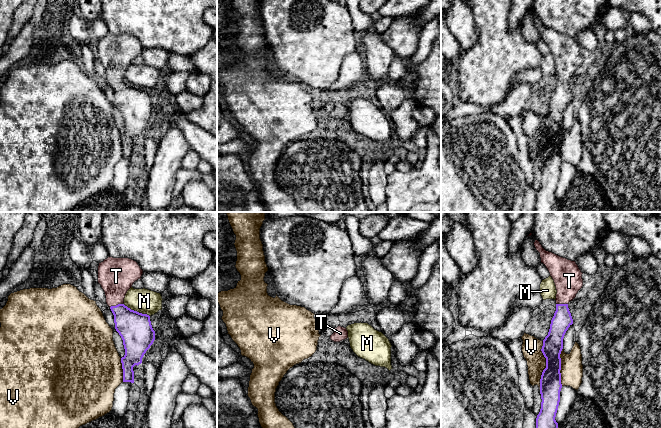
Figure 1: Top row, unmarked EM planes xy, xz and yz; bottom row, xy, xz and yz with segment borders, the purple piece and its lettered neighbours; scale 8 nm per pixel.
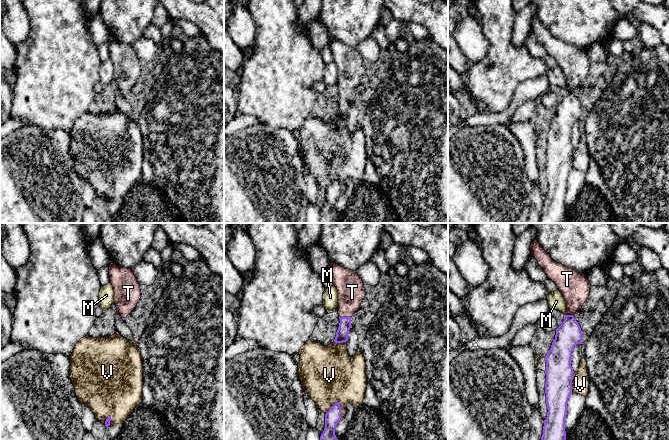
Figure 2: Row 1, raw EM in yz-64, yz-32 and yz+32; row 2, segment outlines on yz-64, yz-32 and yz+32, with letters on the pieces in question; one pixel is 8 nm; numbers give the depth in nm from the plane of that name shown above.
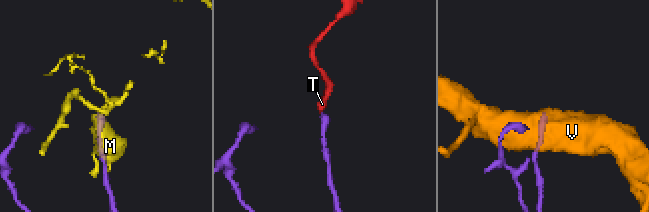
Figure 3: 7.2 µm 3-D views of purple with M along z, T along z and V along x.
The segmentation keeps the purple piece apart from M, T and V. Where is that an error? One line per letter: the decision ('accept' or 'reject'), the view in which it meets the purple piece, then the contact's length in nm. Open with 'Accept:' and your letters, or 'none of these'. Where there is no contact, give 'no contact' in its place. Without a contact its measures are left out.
Accept: T
M: reject | xy | 220 nm
T: accept | xy | 120 nm
V: reject | yz | 400 nm

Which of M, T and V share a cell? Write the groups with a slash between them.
M / T / V

